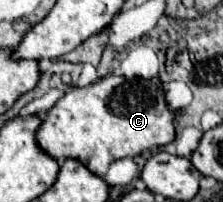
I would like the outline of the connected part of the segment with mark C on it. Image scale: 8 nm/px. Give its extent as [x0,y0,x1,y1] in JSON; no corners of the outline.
[37,75,175,175]

